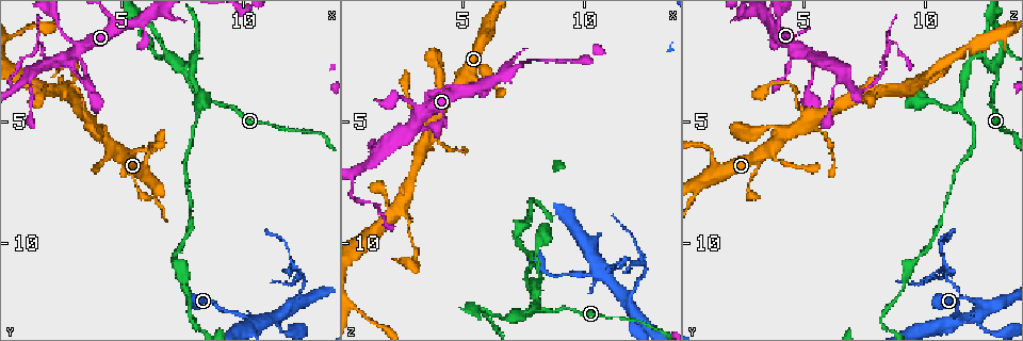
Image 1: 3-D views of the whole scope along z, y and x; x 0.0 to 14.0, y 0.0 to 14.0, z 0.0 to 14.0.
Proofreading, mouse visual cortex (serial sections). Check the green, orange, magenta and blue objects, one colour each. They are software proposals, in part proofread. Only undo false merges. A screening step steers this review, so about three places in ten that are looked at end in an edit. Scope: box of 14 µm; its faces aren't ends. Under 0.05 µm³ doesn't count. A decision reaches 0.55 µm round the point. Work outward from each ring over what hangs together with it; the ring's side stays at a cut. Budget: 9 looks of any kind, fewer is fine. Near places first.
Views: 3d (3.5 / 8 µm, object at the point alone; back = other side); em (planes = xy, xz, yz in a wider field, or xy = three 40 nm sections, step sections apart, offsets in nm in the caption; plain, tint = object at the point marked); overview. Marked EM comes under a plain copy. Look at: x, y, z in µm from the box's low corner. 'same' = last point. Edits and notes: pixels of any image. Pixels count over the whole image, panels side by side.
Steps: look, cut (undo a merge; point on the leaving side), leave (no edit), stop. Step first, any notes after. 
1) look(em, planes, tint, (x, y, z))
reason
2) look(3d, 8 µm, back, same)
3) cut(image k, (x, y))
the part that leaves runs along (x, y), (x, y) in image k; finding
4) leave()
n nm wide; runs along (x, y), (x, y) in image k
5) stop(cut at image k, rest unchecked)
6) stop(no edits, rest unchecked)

look(3d, 8 µm, (1.6, 1.8, 8.6))
abrupt turn

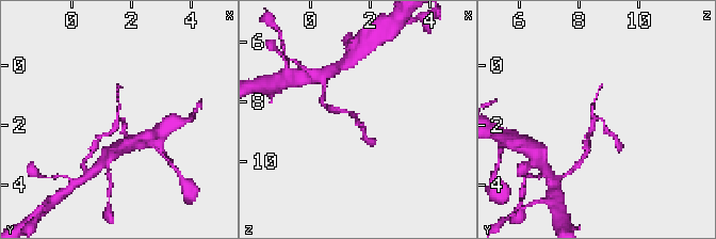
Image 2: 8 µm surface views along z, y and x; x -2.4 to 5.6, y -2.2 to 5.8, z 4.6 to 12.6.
look(3d, 3.5 µm, back, (1.5, 1.7, 8.6))
zoom in

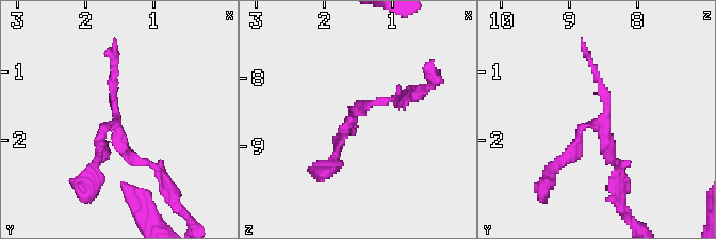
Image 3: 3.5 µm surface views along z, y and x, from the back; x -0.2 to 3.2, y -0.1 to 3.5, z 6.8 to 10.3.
look(em, xy, step 1, tint, (1.60, 1.80, 8.60))

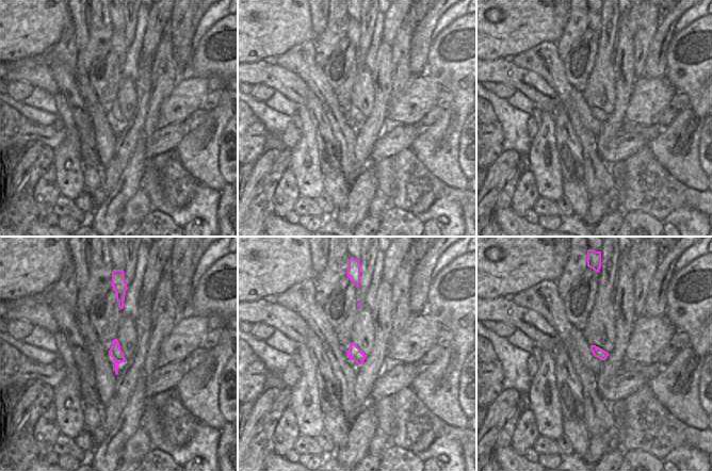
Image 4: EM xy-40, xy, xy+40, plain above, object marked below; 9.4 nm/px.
leave()
runs along (393, 98), (357, 110), (330, 164) in image 3; continuous, no second cell

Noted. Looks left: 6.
look(3d, 3.5 µm, (7.6, 3.0, 13.0))
two arms in line, one across

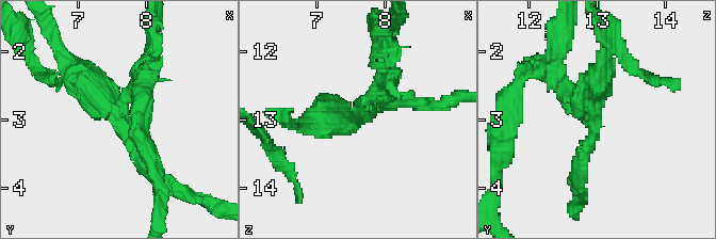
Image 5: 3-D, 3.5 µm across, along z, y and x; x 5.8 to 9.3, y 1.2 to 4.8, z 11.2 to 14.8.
cut(image 5, (554, 82))
3 arms; arms of 150, 200, 350 nm; the part that leaves runs along (358, 104), (381, 88), (381, 35) in image 5; a second cell is stuck on

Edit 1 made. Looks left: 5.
look(3d, 3.5 µm, back, (5.9, 1.1, 12.9))
arms run side by side

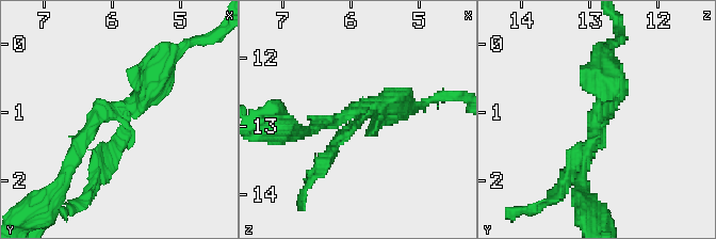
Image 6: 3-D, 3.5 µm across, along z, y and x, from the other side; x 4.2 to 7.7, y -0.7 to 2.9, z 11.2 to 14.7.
look(em, xy, step 5, tint, (6.00, 1.05, 12.80))
shape alone is not enough

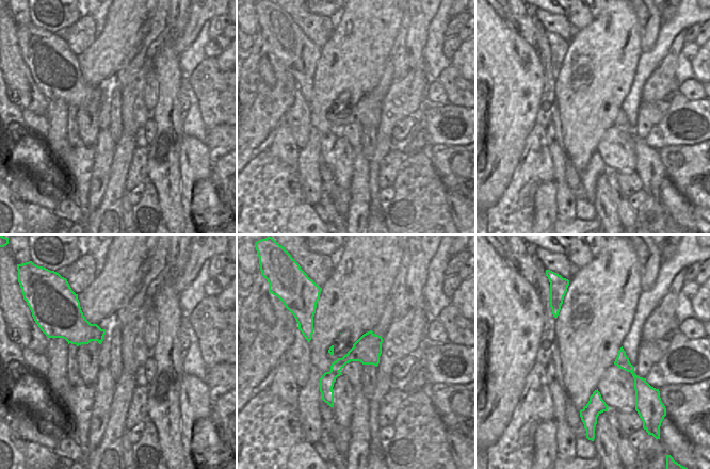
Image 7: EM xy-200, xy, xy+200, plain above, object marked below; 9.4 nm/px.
cut(image 6, (113, 157))
260 nm wide; the part that leaves runs along (127, 127), (81, 200) in image 6; a second cell is stuck on

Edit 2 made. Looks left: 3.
look(3d, 8 µm, (12.1, 12.2, 11.9))
sudden change in width

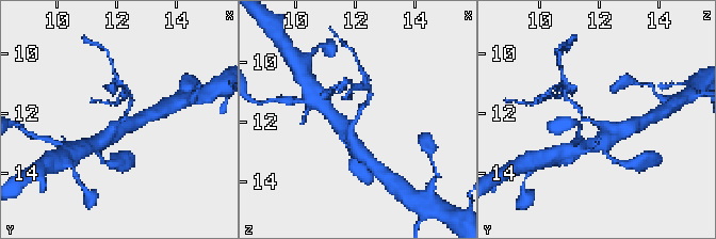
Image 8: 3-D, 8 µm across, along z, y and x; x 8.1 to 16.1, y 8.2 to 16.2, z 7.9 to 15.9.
look(3d, 3.5 µm, back, (12.1, 12.3, 11.8))

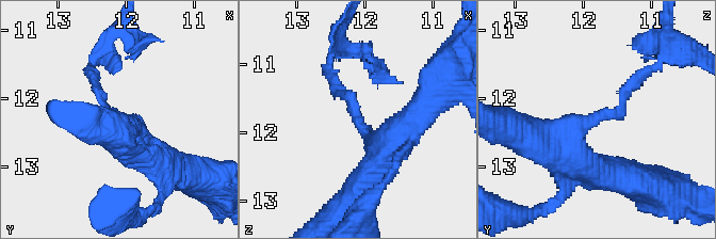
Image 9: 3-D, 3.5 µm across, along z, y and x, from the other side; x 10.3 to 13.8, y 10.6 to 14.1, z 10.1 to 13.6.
look(em, xy, step 5, tint, (12.05, 12.30, 11.85))

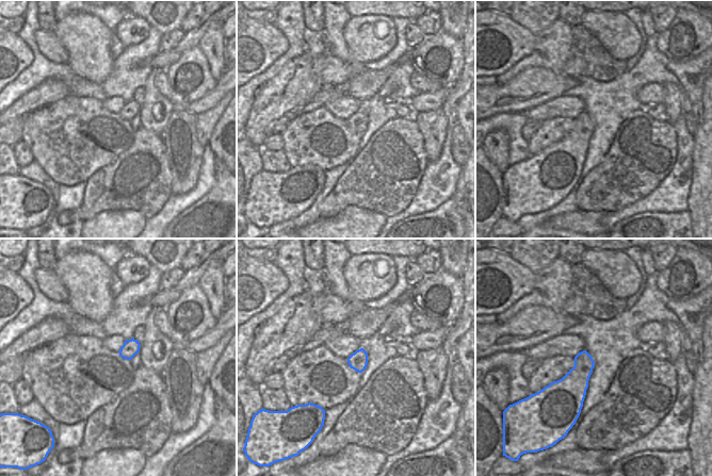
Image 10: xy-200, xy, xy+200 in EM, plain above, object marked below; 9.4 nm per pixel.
cut(image 9, (639, 73))
arms of 150, 500 nm; the part that leaves runs along (622, 100), (661, 61), (663, 28) in image 9; a second cell is stuck on

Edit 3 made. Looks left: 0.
stop(cut at image 5, cut at image 6, cut at image 9, rest unchecked)

